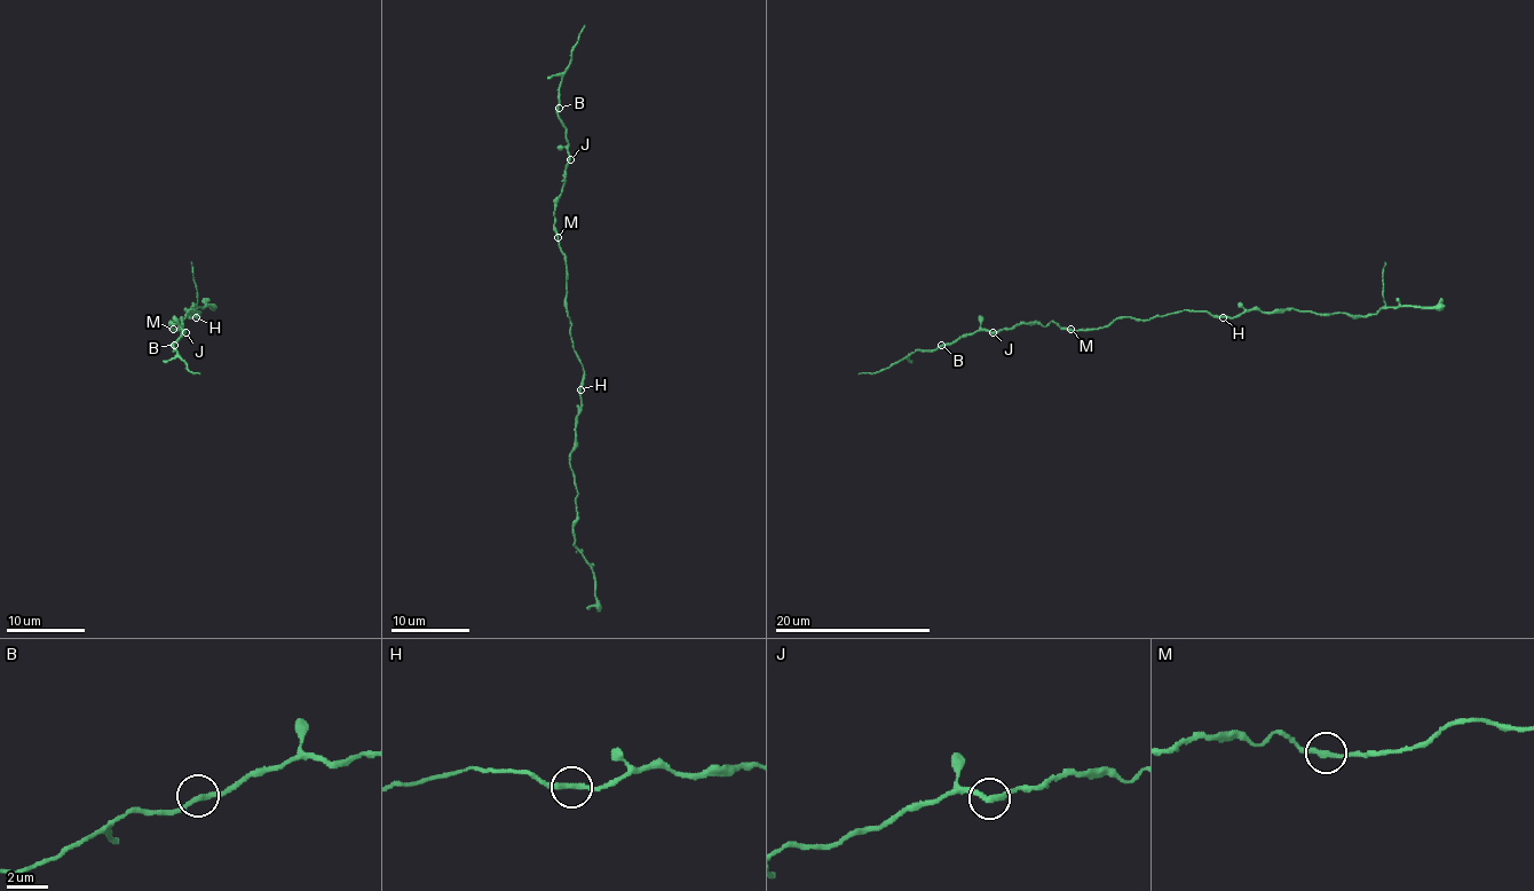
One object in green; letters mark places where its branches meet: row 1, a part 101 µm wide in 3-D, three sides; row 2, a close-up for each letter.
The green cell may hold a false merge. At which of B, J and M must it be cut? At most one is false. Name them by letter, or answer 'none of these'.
none of these

